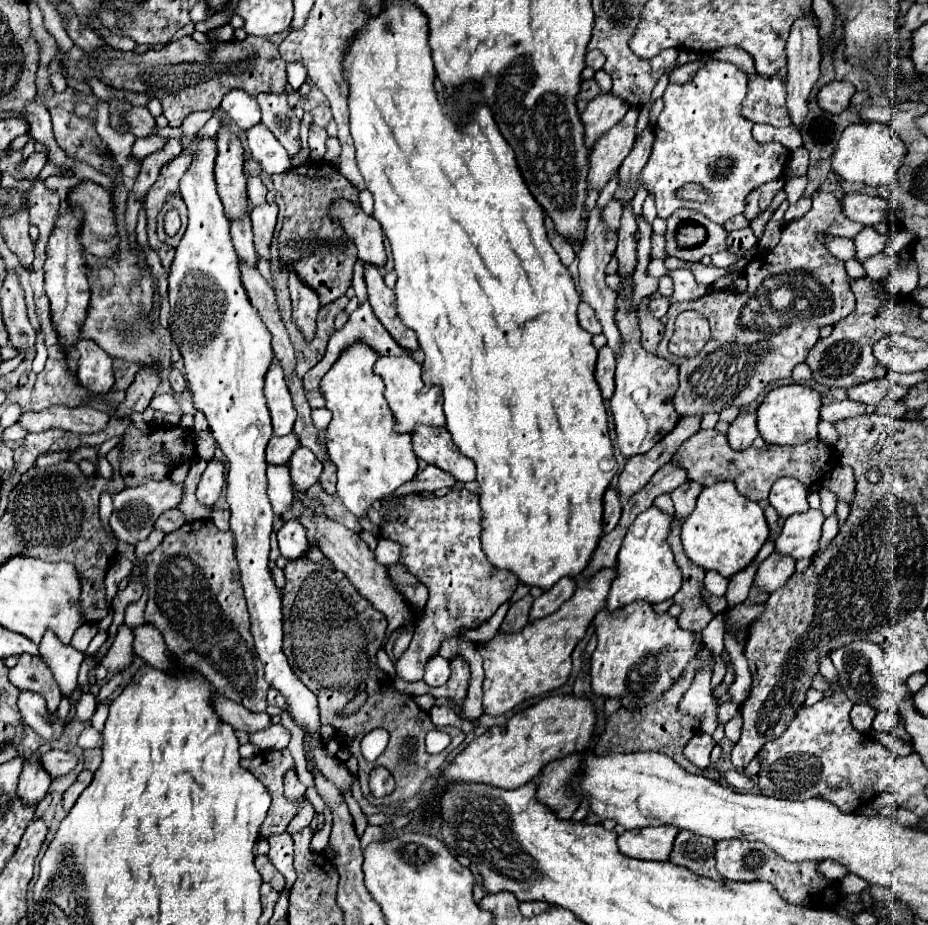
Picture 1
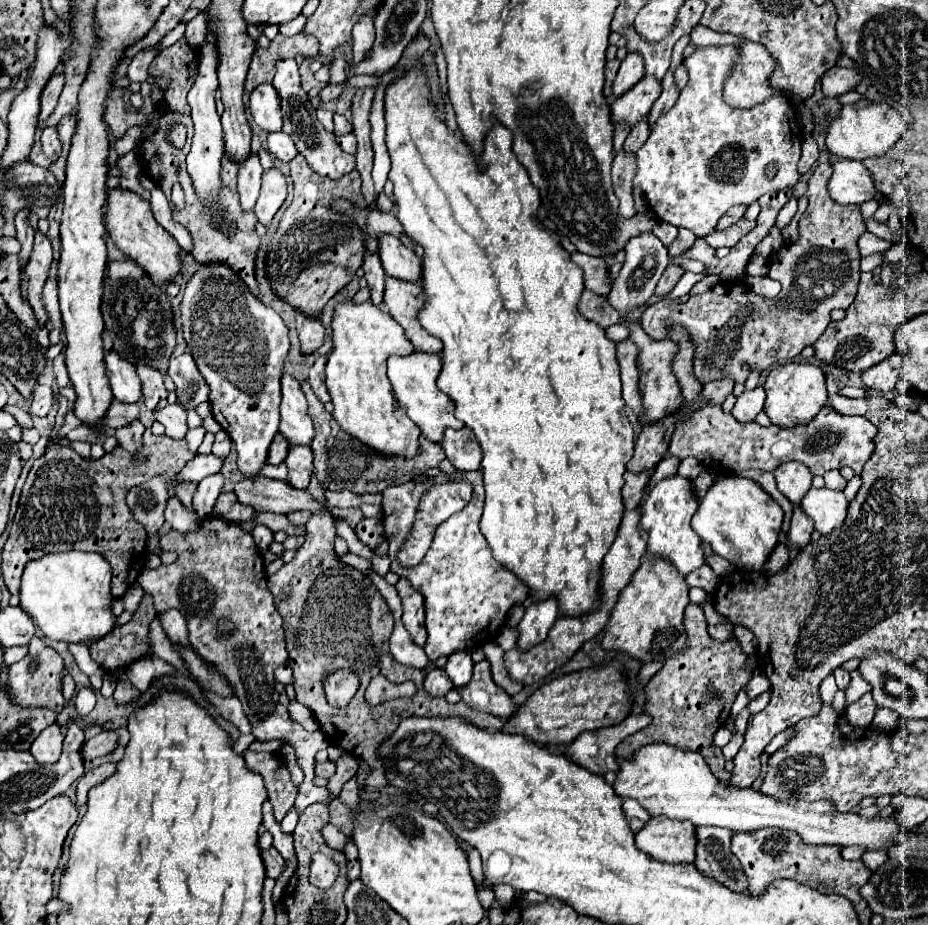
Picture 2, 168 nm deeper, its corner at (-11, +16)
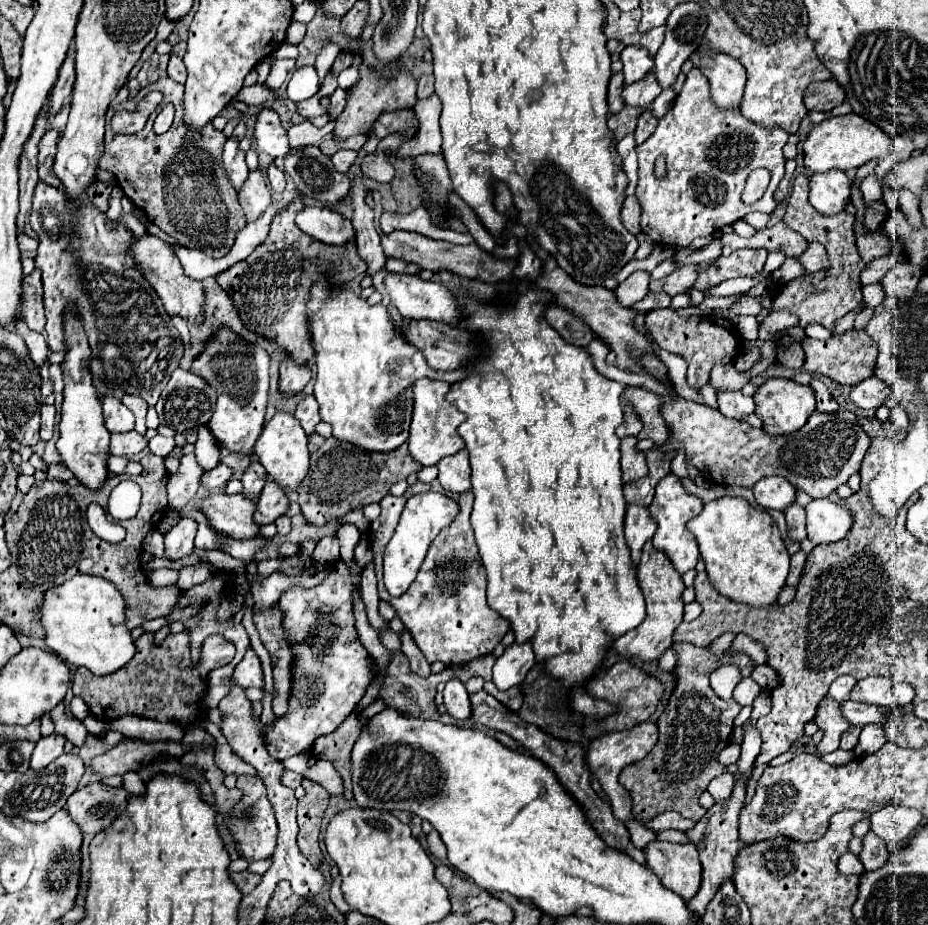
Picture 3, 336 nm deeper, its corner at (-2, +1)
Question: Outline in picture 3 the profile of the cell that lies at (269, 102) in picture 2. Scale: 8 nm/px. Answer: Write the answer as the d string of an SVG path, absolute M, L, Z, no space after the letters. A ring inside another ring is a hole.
M262 107L256 115L256 125L252 133L254 145L258 151L272 155L274 159L284 157L288 151L286 129L282 127L278 113L272 107Z

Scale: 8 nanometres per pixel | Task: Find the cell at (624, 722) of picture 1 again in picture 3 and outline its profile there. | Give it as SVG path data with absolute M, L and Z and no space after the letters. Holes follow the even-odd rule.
M674 643L672 649L676 651L676 685L668 705L656 721L660 739L646 759L624 767L620 773L620 783L630 791L634 801L632 809L640 821L652 819L662 811L678 811L682 817L690 817L692 821L698 821L706 813L706 809L698 805L698 797L716 775L724 773L724 767L716 757L728 745L732 721L742 709L734 699L724 701L714 693L710 687L710 675L718 665L726 663L736 665L742 677L748 677L756 667L746 655L726 653L722 661L716 661L710 651L704 651L696 645Z

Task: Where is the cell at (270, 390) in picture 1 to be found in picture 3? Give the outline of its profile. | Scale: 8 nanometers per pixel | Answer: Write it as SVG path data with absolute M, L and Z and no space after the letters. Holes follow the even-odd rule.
M278 411L266 423L262 435L258 437L258 441L254 445L254 457L264 465L270 479L280 483L286 491L294 491L294 489L298 489L298 483L308 473L308 447L306 447L306 443L308 443L308 439L306 439L306 433L302 431L302 425L298 423L298 419L294 419L292 413Z

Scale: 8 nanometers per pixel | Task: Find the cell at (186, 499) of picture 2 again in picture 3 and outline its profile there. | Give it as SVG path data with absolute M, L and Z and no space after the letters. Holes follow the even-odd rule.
M184 455L180 459L180 469L168 481L168 503L172 509L182 509L190 499L194 499L204 469L196 463L194 455Z

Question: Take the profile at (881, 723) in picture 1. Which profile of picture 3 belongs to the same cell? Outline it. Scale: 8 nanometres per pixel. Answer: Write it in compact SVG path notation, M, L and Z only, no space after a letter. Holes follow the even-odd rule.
M866 725L860 733L860 739L858 739L858 745L854 747L854 753L860 757L860 755L868 755L868 753L874 753L878 751L884 743L886 743L886 733L884 733L884 727L874 727L874 725Z

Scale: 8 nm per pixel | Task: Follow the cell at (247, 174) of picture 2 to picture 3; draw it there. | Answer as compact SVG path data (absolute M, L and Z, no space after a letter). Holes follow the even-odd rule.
M232 137L224 145L224 169L228 173L228 179L236 191L242 191L242 183L246 183L248 165L244 161L244 151L238 149L238 141Z

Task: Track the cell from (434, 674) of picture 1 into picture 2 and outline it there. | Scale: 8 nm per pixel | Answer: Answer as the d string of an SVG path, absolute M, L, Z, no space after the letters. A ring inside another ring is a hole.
M467 650L453 652L449 656L449 660L447 660L445 672L451 678L451 682L453 682L455 688L467 686L469 680L471 680L471 676L473 676L473 660L471 660L471 654Z

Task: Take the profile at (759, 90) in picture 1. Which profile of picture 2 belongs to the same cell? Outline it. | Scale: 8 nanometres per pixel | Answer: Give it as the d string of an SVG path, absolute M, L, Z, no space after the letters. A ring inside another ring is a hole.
M741 42L739 46L741 60L729 74L723 84L723 100L735 108L753 108L755 104L783 92L771 92L767 76L775 68L769 52L755 42Z

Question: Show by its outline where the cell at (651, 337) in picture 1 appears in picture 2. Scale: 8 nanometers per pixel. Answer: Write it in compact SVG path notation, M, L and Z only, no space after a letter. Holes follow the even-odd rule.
M669 264L667 270L663 272L657 288L655 288L655 294L657 294L657 296L669 294L669 292L675 288L675 284L679 282L679 278L681 278L683 274L685 274L685 270L683 270L679 264Z

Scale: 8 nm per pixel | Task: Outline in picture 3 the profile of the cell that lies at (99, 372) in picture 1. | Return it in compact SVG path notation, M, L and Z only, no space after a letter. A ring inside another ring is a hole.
M114 393L104 395L102 409L104 409L106 427L110 433L124 433L134 429L134 413Z

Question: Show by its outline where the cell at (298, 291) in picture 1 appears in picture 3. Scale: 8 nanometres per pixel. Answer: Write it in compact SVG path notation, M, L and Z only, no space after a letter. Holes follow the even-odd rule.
M286 355L280 365L280 391L284 395L296 395L306 387L308 381L310 381L310 367L296 365L294 359Z

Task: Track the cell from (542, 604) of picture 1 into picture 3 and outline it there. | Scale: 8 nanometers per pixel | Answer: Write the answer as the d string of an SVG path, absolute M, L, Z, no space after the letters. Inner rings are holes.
M512 643L494 663L492 681L498 689L510 689L524 681L530 667L536 663L530 643Z

